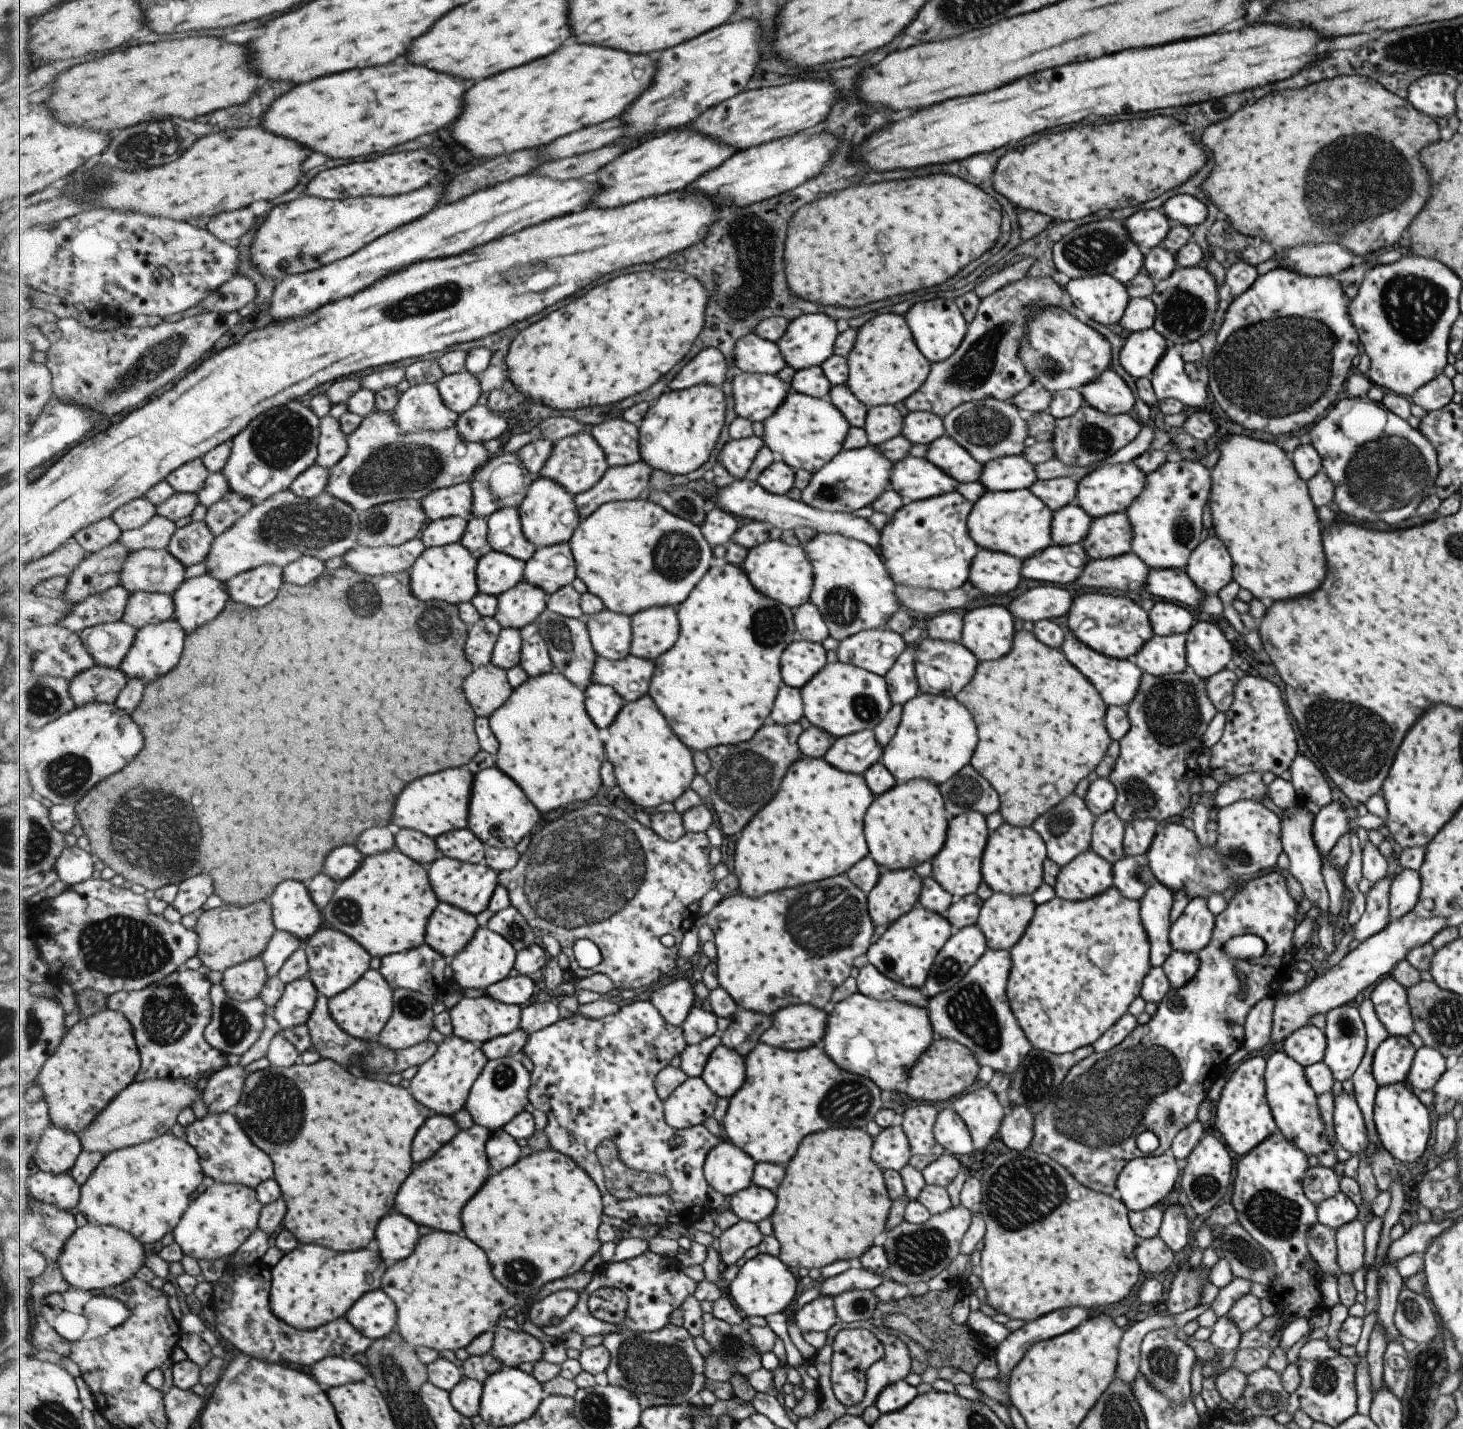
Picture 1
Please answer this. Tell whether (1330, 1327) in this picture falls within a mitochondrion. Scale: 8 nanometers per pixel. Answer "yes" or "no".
no

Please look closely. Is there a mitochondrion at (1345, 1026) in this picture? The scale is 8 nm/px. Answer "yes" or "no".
yes

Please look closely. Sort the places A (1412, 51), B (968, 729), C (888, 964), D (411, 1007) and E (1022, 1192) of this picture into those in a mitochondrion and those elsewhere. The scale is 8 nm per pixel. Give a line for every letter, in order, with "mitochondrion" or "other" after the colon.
A: mitochondrion
B: other
C: other
D: mitochondrion
E: mitochondrion

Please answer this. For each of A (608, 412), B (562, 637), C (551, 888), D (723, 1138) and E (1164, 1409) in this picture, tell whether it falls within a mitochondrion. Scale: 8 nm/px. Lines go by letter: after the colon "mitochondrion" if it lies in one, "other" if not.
A: other
B: mitochondrion
C: mitochondrion
D: other
E: mitochondrion

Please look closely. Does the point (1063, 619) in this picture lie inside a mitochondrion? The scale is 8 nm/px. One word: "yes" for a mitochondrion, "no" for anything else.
no

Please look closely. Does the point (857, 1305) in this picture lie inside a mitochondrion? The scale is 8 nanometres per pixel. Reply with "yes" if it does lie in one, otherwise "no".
yes

